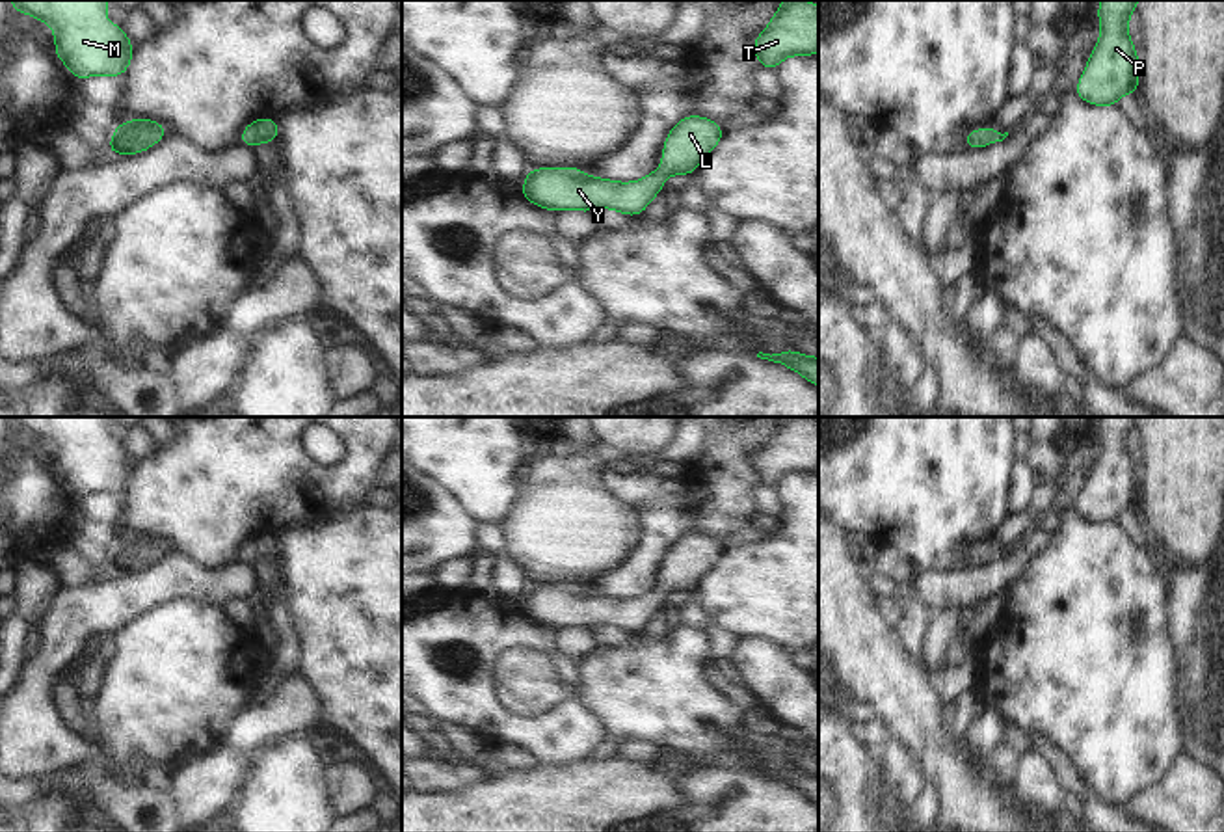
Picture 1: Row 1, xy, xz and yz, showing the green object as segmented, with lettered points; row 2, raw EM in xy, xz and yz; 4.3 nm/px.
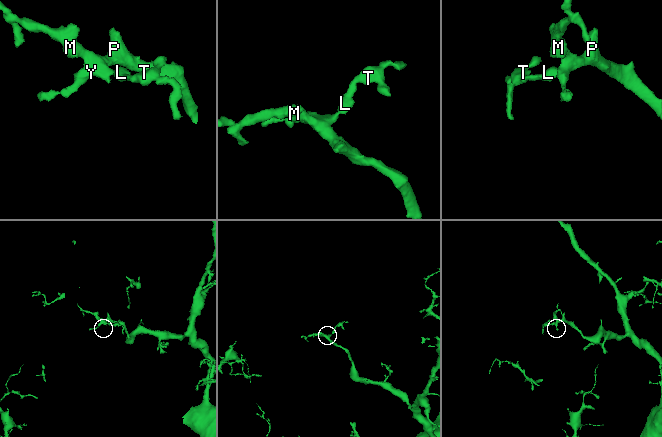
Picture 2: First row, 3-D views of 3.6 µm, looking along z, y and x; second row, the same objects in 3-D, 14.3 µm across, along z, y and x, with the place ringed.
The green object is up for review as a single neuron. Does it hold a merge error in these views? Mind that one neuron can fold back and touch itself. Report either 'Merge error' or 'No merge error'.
No merge error.

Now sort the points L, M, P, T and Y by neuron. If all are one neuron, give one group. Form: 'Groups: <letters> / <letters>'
Groups: L M P T Y.

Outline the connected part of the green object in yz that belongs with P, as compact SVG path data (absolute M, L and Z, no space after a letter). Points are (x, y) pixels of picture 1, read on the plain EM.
M1099 417L1101 454L1094 463L1086 486L1073 510L1092 523L1116 523L1122 512L1138 510L1138 469L1127 452L1127 437L1138 424L1138 417Z

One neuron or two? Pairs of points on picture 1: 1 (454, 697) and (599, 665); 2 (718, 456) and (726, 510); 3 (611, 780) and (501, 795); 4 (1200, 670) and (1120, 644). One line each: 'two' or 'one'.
1: two
2: one
3: one
4: two

